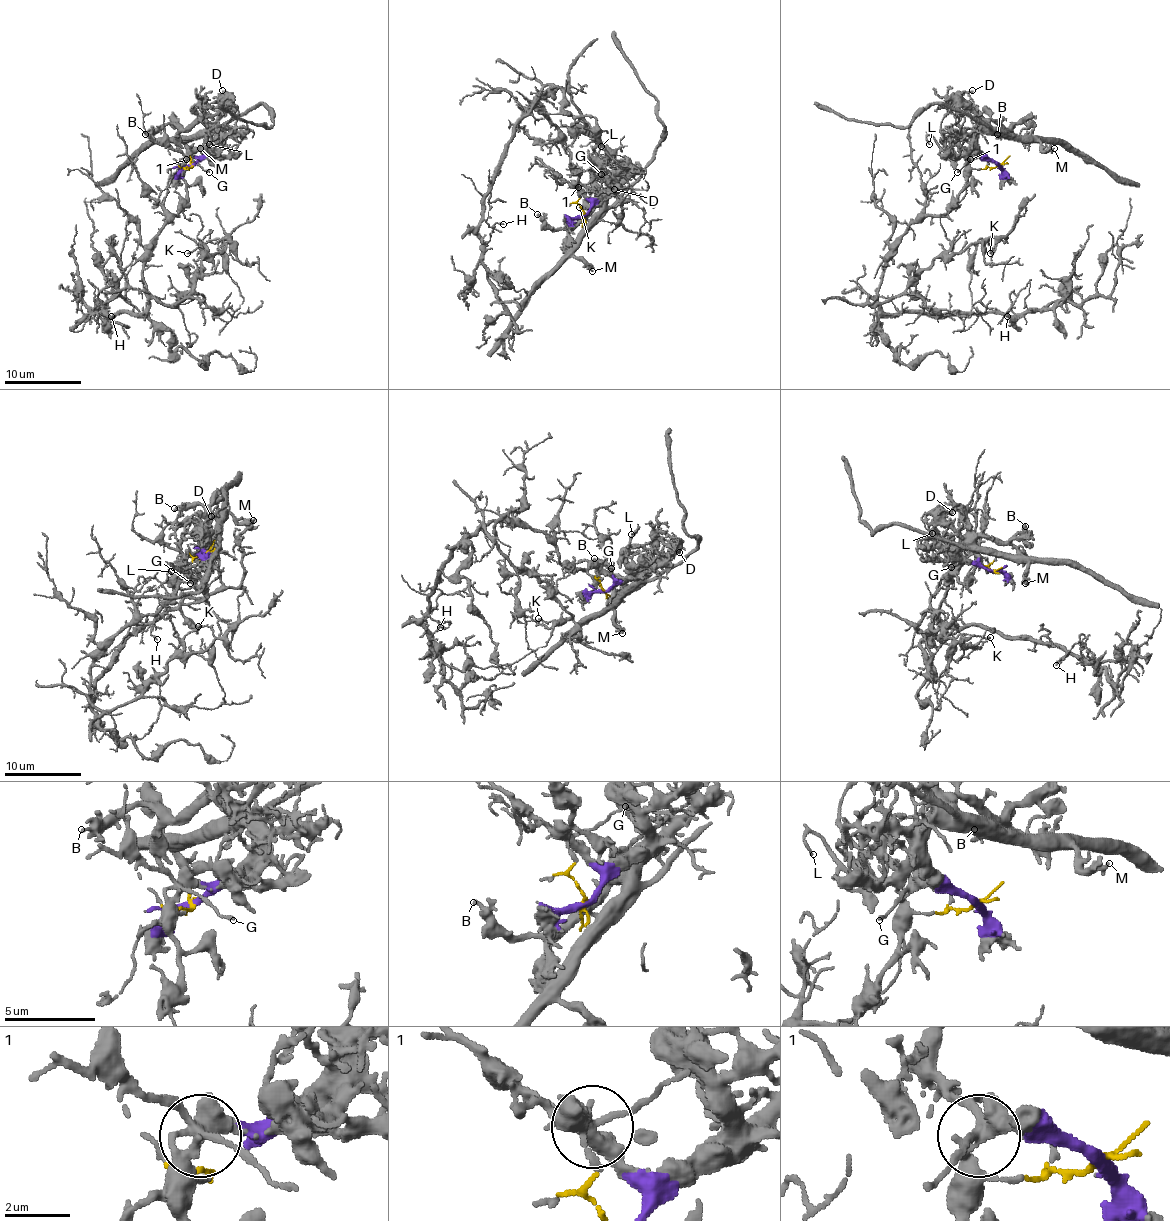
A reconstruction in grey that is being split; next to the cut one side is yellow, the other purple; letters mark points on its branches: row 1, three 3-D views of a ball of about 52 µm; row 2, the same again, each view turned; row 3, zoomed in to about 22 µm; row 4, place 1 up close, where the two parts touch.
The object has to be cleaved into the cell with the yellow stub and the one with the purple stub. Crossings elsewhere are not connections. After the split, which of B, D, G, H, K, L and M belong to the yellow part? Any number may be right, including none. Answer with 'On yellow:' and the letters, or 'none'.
On yellow: G, H, K

